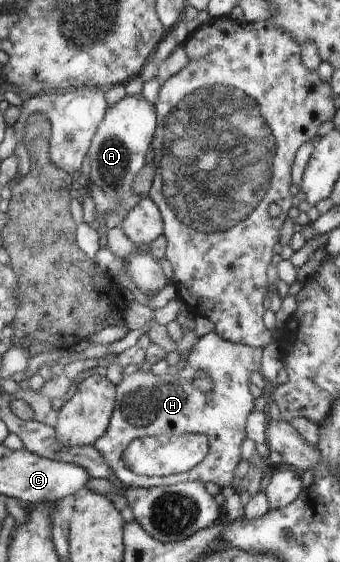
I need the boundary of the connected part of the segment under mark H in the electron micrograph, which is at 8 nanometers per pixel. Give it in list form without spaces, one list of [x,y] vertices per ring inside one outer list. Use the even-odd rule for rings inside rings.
[[[210,332],[199,338],[191,350],[186,366],[175,374],[155,375],[152,371],[137,371],[131,375],[123,375],[121,383],[116,385],[116,398],[113,413],[109,422],[109,427],[106,429],[105,435],[102,435],[92,445],[100,456],[110,465],[112,473],[115,474],[119,481],[122,481],[123,486],[135,486],[142,488],[150,488],[153,486],[172,486],[179,482],[203,482],[207,481],[223,487],[232,487],[235,479],[235,467],[242,459],[239,447],[246,437],[246,419],[255,407],[255,399],[249,392],[249,376],[255,371],[261,372],[262,366],[261,348],[248,346],[245,344],[236,344],[225,338],[219,337],[214,332]],[[197,370],[205,370],[213,380],[213,389],[207,393],[199,391],[193,384],[192,379]],[[183,434],[203,434],[207,436],[209,451],[205,459],[190,469],[180,474],[173,474],[166,477],[144,477],[133,473],[127,469],[122,462],[121,454],[123,449],[134,439],[151,436],[157,437],[160,435],[178,436]]]

